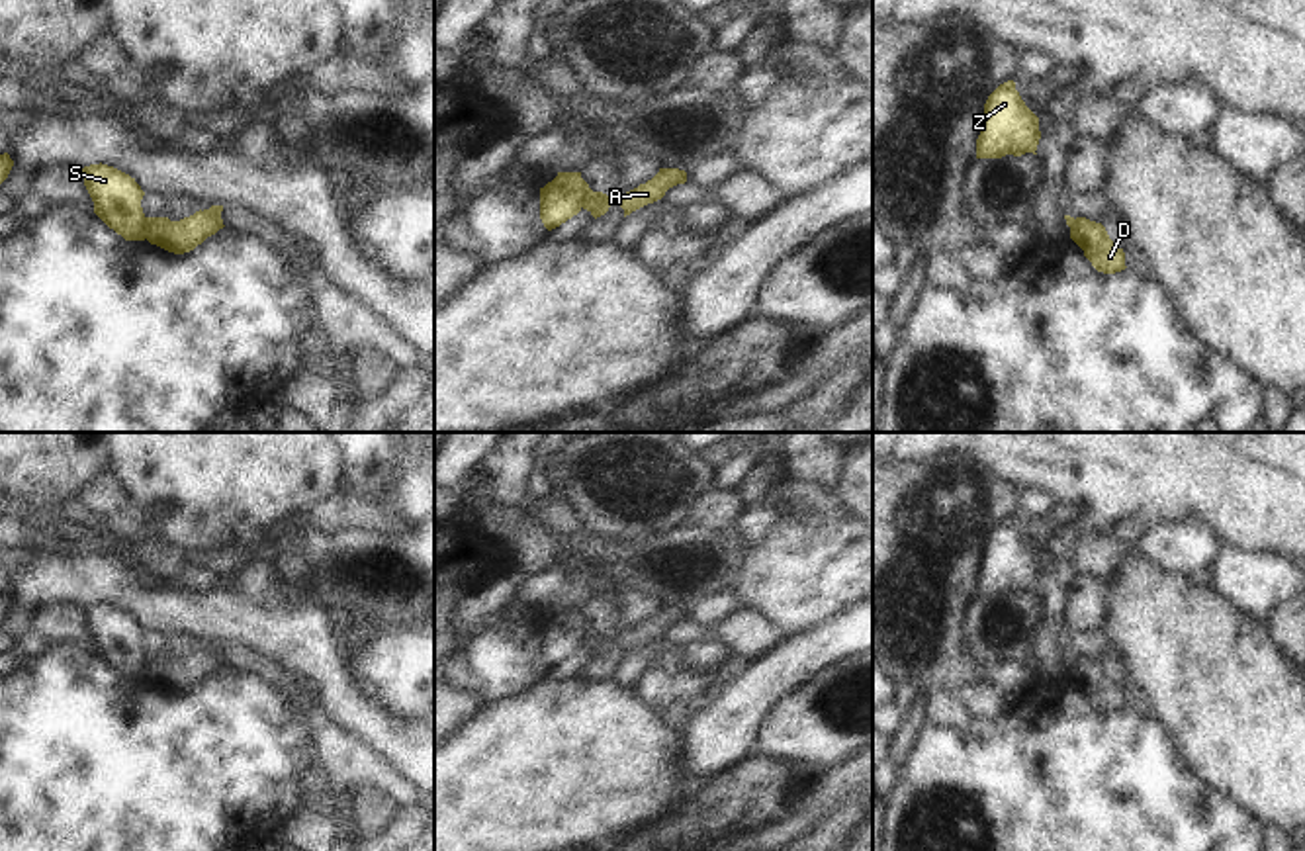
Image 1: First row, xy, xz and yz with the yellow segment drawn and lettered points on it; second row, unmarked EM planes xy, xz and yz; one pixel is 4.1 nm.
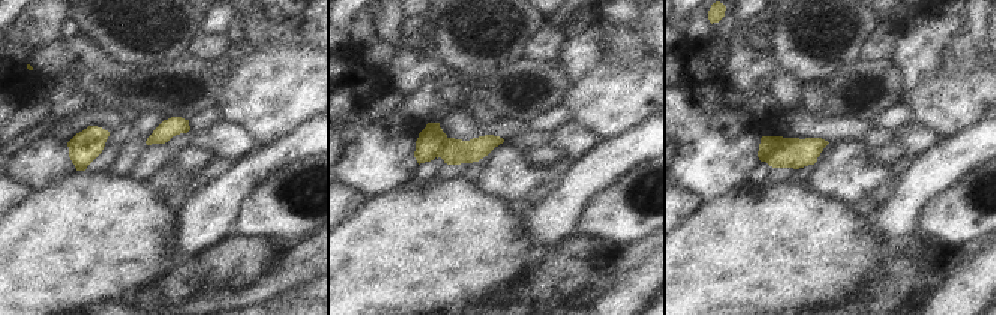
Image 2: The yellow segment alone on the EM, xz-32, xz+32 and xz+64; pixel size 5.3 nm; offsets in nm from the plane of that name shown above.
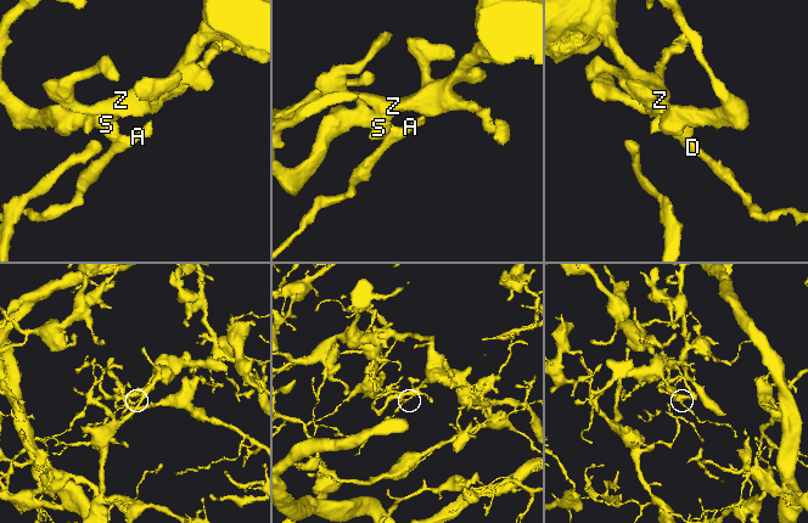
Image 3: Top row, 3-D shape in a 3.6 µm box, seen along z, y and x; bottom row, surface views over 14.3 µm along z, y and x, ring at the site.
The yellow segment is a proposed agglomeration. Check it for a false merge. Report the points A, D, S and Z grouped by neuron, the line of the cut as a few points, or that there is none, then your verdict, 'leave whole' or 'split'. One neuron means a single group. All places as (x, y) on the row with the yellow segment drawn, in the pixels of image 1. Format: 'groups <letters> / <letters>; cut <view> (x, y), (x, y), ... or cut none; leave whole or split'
groups A D / S Z; cut xy (149, 218), (145, 237); split

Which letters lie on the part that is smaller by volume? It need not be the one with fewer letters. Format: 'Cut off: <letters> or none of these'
Cut off: A, D

